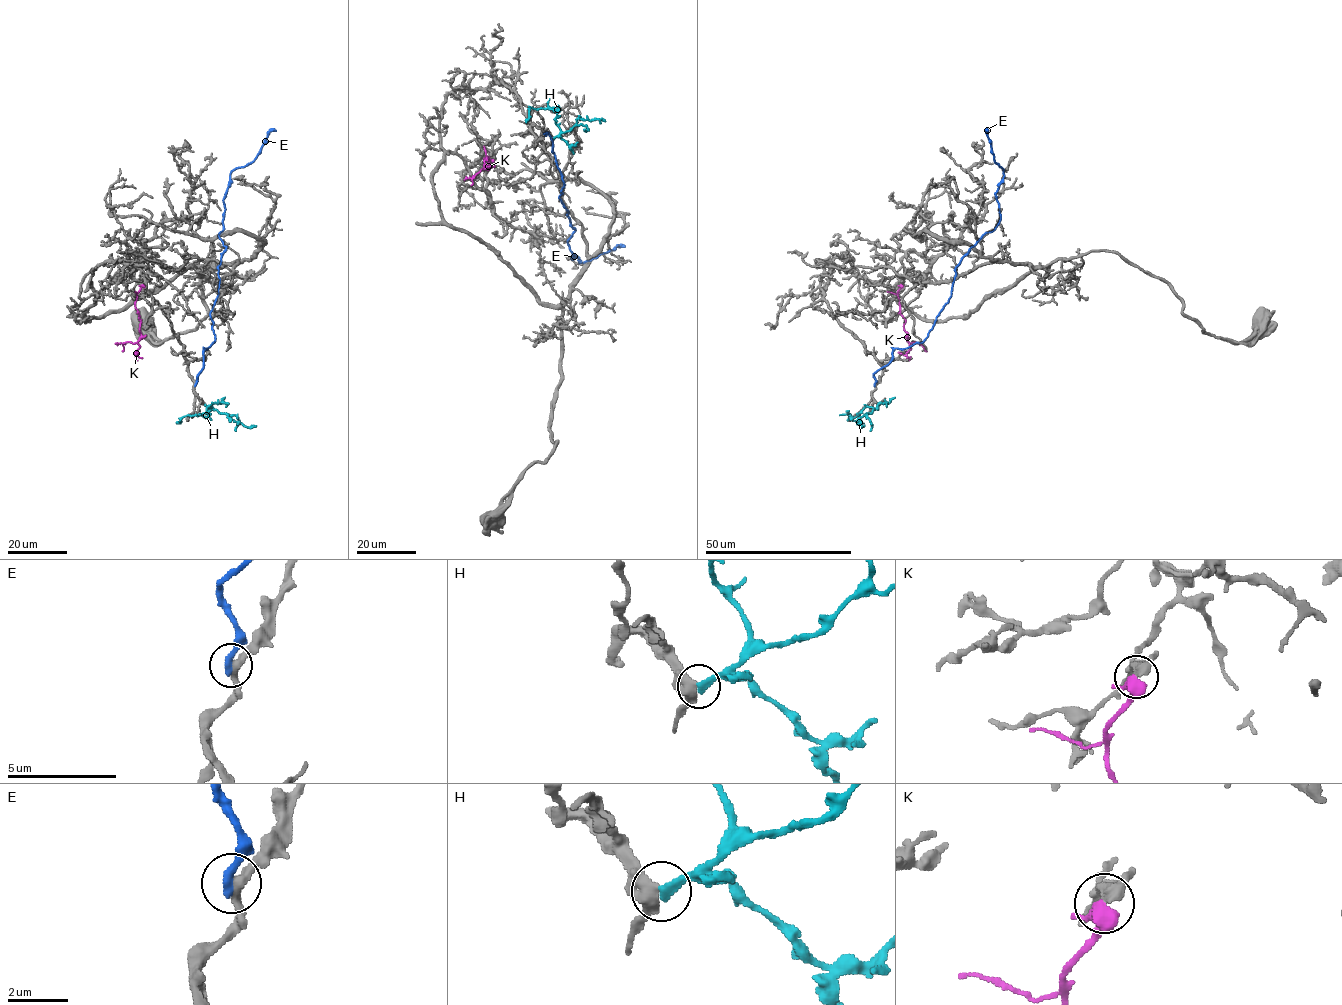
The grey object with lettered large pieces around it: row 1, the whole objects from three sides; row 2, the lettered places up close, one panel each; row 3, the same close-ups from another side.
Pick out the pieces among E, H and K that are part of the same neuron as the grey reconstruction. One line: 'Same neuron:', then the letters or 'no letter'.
Same neuron: H

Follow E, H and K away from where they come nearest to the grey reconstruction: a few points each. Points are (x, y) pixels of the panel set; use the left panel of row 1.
E: (195, 385), (203, 351), (215, 337), (210, 312), (226, 248), (218, 235), (230, 173), (253, 161), (276, 131)
H: (204, 404), (211, 407), (207, 408), (208, 417), (184, 416), (177, 423)
K: (143, 284), (134, 306), (140, 321), (141, 337), (133, 343), (126, 342), (122, 351)

